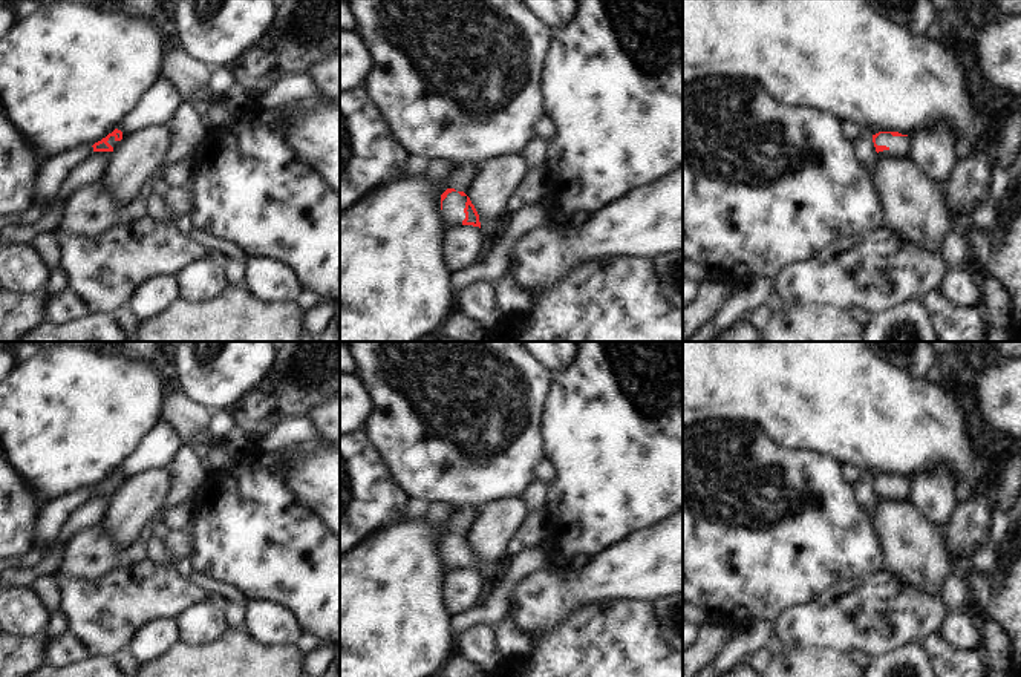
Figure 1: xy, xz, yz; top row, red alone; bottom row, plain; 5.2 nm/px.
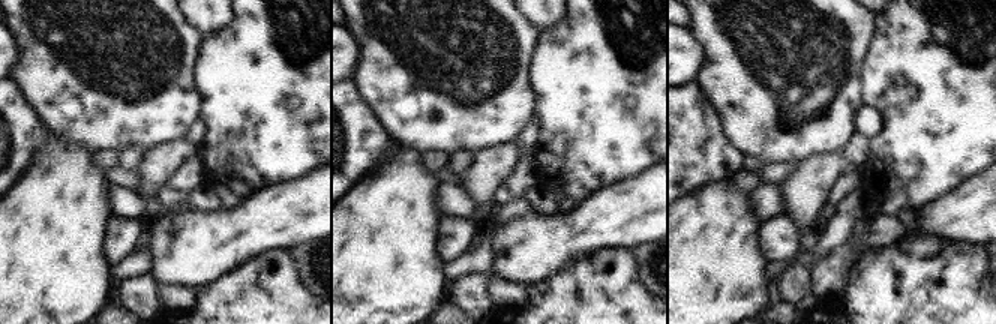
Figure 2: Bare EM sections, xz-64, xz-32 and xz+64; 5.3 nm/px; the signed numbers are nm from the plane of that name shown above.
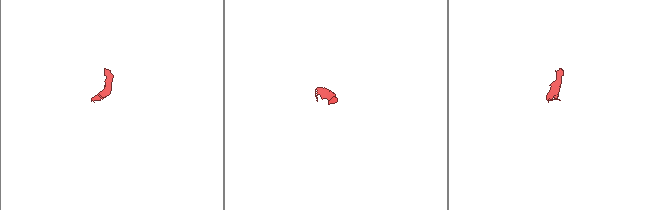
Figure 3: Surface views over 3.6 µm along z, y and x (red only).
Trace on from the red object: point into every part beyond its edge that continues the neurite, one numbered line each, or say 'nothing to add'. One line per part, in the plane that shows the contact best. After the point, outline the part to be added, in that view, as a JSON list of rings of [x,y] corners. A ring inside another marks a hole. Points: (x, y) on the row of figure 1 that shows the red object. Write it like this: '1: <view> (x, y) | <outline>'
1: yz (900, 147) | [[[880,133],[876,138],[877,146],[886,146],[888,149],[879,152],[879,158],[888,158],[894,161],[906,161],[911,158],[912,138],[909,136],[892,136],[891,133]]]

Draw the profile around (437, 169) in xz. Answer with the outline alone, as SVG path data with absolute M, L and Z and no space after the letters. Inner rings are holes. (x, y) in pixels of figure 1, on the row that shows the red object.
M430 158L422 162L426 176L436 182L445 182L450 173L456 168L452 162L442 158Z

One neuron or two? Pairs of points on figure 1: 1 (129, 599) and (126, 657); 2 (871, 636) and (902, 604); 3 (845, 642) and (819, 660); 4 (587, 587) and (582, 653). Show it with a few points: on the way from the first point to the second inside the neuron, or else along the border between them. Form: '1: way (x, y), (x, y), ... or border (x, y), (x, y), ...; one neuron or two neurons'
1: border (126, 648), (112, 656); two neurons
2: way (877, 628), (894, 611); one neuron
3: border (798, 650), (833, 648), (847, 656); two neurons
4: border (620, 598), (582, 605), (554, 627); two neurons

